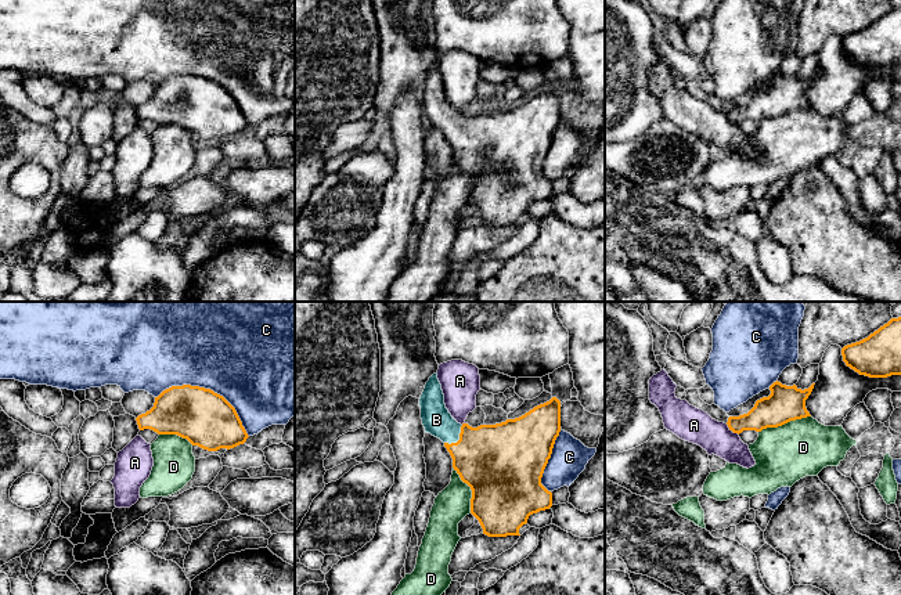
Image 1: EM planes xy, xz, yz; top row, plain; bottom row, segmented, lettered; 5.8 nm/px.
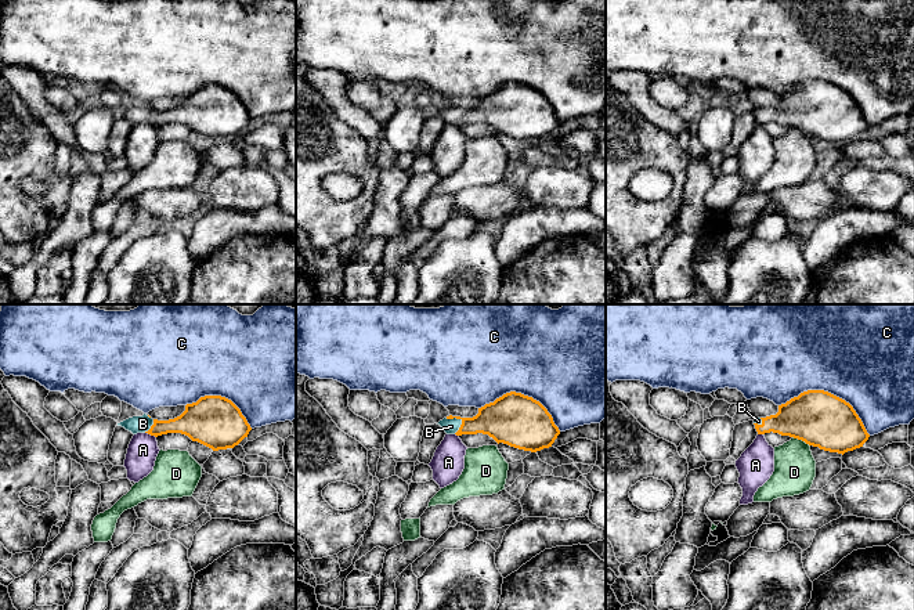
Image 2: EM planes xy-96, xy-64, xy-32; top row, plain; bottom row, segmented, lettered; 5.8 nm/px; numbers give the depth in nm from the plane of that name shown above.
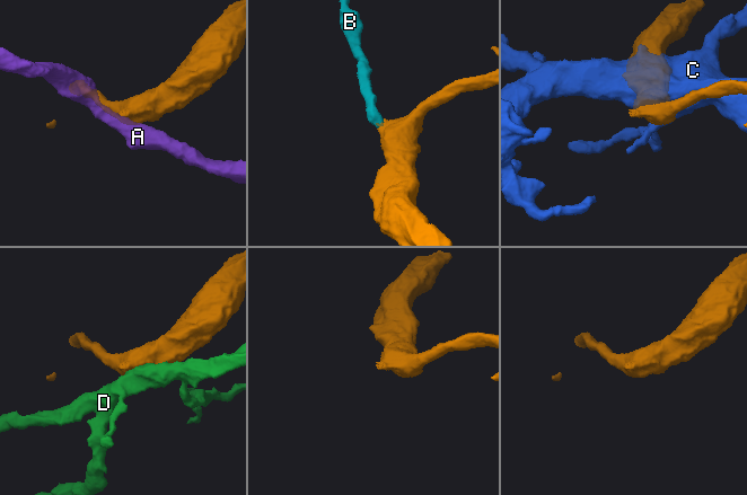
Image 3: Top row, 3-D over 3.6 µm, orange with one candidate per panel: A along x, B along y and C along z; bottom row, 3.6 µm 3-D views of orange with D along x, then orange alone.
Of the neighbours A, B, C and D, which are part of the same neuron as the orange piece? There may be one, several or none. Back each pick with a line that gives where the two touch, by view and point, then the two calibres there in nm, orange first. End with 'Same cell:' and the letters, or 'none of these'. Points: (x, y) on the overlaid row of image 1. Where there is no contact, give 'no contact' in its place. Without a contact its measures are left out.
B: contact xz (460, 439); calibres 420 and 170 nm
Same cell: B

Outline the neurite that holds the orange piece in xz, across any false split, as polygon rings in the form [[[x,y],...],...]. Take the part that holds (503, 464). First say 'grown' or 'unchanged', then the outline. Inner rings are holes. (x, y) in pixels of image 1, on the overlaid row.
grown | [[[436,372],[425,385],[419,407],[425,432],[444,443],[453,458],[454,470],[471,487],[471,513],[479,520],[483,534],[489,537],[520,536],[519,529],[527,523],[530,515],[552,506],[552,493],[541,484],[541,477],[561,432],[561,401],[556,397],[534,407],[519,418],[472,428],[468,423],[458,423],[446,408],[444,394]]]

